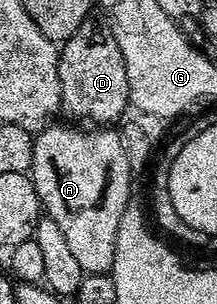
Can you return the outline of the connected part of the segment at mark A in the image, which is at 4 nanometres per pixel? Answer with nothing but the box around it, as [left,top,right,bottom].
[30,125,134,276]

